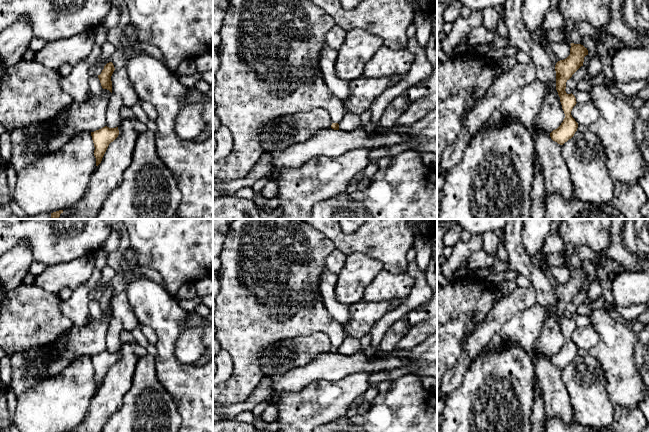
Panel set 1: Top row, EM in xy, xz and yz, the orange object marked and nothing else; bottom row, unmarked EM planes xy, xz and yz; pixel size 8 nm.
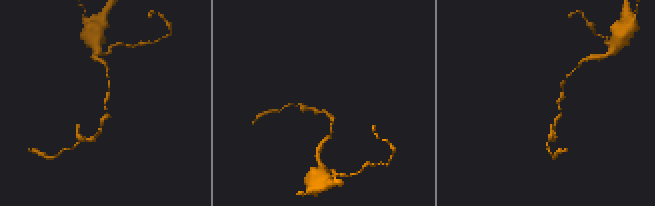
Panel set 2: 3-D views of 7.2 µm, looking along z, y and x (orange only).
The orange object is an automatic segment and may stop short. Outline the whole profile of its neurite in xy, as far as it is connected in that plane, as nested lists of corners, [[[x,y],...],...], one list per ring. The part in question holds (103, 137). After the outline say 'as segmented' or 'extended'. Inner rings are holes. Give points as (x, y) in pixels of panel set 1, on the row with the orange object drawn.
[[[107,126],[91,132],[94,143],[94,156],[96,158],[96,166],[98,166],[111,142],[113,142],[119,135],[118,127],[109,128]]] | as segmented

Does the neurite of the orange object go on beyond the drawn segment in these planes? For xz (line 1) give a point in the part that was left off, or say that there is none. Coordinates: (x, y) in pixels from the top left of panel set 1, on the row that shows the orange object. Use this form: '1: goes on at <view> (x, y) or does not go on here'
1: does not go on here

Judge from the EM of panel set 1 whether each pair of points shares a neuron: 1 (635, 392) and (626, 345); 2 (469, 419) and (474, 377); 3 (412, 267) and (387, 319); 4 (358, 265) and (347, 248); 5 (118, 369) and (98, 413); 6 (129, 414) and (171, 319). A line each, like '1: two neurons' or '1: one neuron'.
1: one neuron
2: one neuron
3: one neuron
4: two neurons
5: one neuron
6: two neurons

